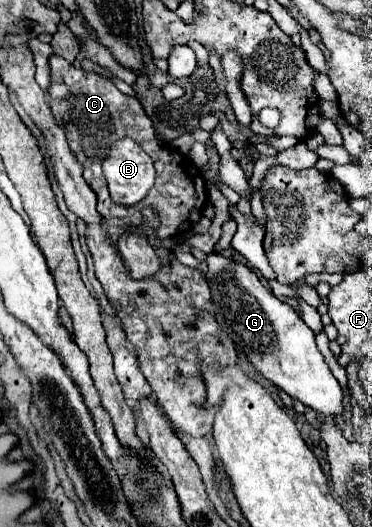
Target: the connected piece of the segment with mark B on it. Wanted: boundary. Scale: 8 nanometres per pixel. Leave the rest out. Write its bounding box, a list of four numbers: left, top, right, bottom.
[103,136,155,206]

